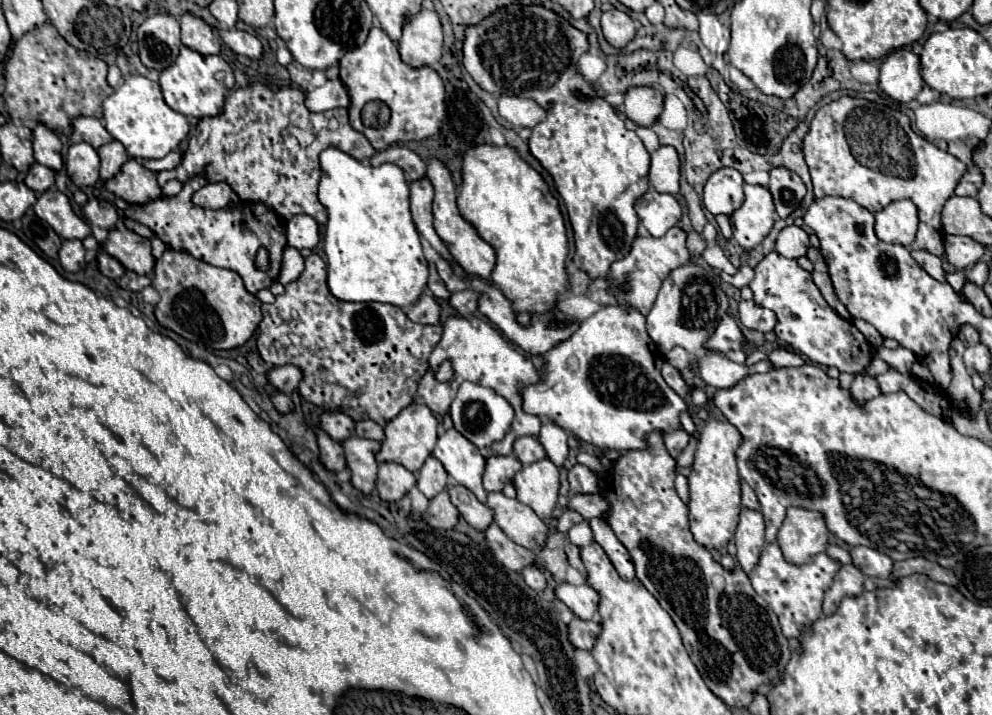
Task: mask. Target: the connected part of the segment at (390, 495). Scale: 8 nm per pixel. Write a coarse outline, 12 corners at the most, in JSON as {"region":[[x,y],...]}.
{"region":[[397,462],[379,464],[377,492],[383,500],[401,500],[415,474]]}

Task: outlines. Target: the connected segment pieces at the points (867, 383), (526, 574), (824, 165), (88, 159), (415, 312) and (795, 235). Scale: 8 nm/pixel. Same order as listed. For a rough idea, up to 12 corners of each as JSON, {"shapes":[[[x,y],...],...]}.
{"shapes":[[[857,376],[849,388],[855,402],[879,396],[871,376]],[[527,566],[521,574],[529,588],[543,592],[547,580],[541,570]],[[843,96],[803,154],[817,198],[917,206],[911,250],[945,252],[967,166],[905,114]],[[69,146],[65,168],[77,186],[99,182],[99,154]],[[423,294],[405,314],[419,324],[439,324],[441,306]],[[799,226],[781,230],[775,250],[785,258],[807,254],[809,236]]]}

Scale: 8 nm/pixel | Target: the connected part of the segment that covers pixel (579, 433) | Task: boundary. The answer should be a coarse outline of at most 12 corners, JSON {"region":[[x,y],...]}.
{"region":[[603,306],[523,410],[601,450],[681,430],[645,316]]}

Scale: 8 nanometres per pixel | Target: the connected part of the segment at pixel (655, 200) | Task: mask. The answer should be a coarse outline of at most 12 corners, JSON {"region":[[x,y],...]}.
{"region":[[649,190],[635,204],[653,238],[677,226],[683,212],[671,194]]}

